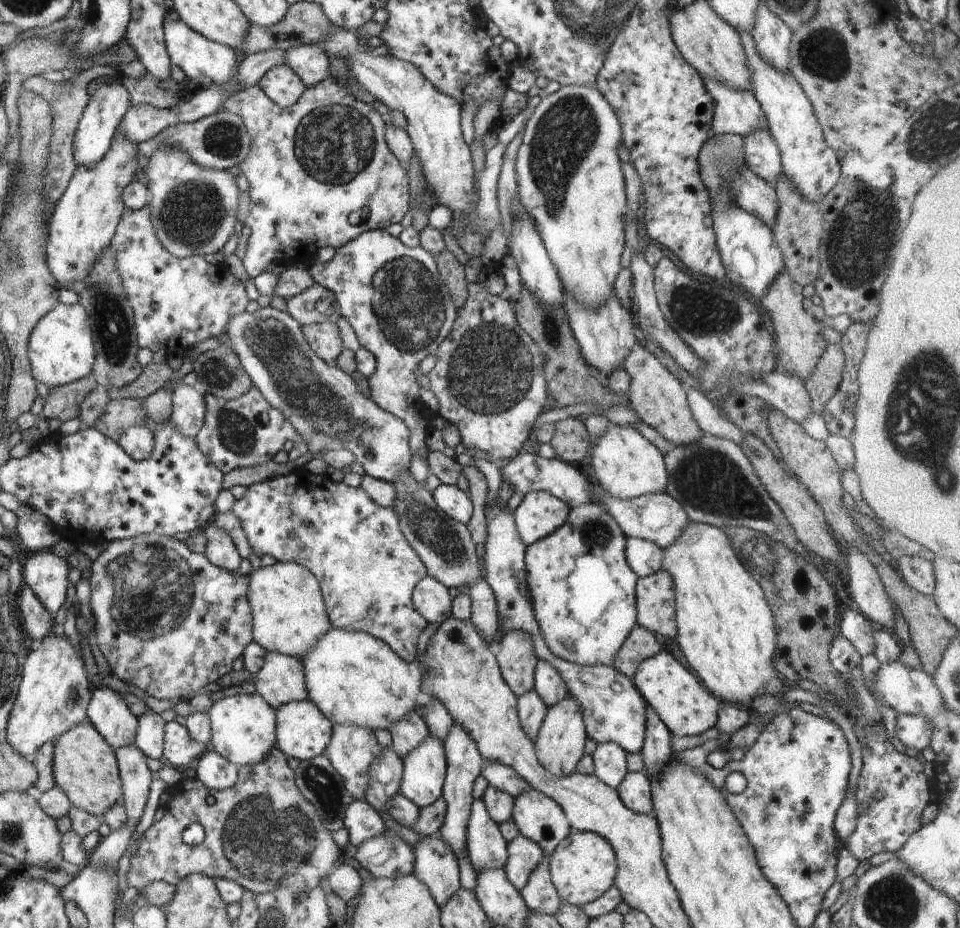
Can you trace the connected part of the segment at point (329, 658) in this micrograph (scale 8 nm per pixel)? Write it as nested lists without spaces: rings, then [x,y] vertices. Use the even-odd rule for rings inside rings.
[[[331,628],[301,661],[310,701],[331,723],[366,726],[372,730],[389,729],[394,722],[400,722],[406,714],[414,712],[418,694],[423,692],[419,659],[404,662],[383,640],[365,632]]]

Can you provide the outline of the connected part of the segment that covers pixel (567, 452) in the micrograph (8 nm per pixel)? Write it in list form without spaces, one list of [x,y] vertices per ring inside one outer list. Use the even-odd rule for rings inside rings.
[[[574,417],[555,422],[555,431],[550,443],[558,458],[577,467],[590,453],[590,438],[586,426]]]

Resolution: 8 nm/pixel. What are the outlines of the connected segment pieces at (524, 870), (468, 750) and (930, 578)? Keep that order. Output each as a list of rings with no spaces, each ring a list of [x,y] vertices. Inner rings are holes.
[[[522,834],[512,842],[507,842],[507,848],[508,858],[504,868],[506,878],[520,892],[528,884],[532,870],[542,862],[544,852],[534,840],[524,838]]]
[[[454,723],[450,728],[448,736],[443,740],[444,752],[446,752],[446,760],[448,763],[446,778],[443,784],[443,797],[447,804],[447,813],[444,824],[440,828],[440,838],[450,846],[450,850],[454,852],[456,858],[462,858],[467,853],[466,849],[466,828],[468,828],[468,818],[470,818],[470,807],[473,801],[473,784],[481,776],[481,768],[486,762],[480,756],[478,748],[474,744],[472,738],[468,736],[468,732]]]
[[[901,556],[894,563],[908,586],[928,596],[934,594],[936,581],[931,562],[920,557]]]

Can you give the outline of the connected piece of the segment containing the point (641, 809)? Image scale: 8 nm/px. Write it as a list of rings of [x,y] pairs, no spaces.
[[[628,771],[616,792],[620,795],[620,800],[622,800],[624,806],[632,810],[632,812],[654,817],[652,786],[650,786],[649,778],[644,771]]]

